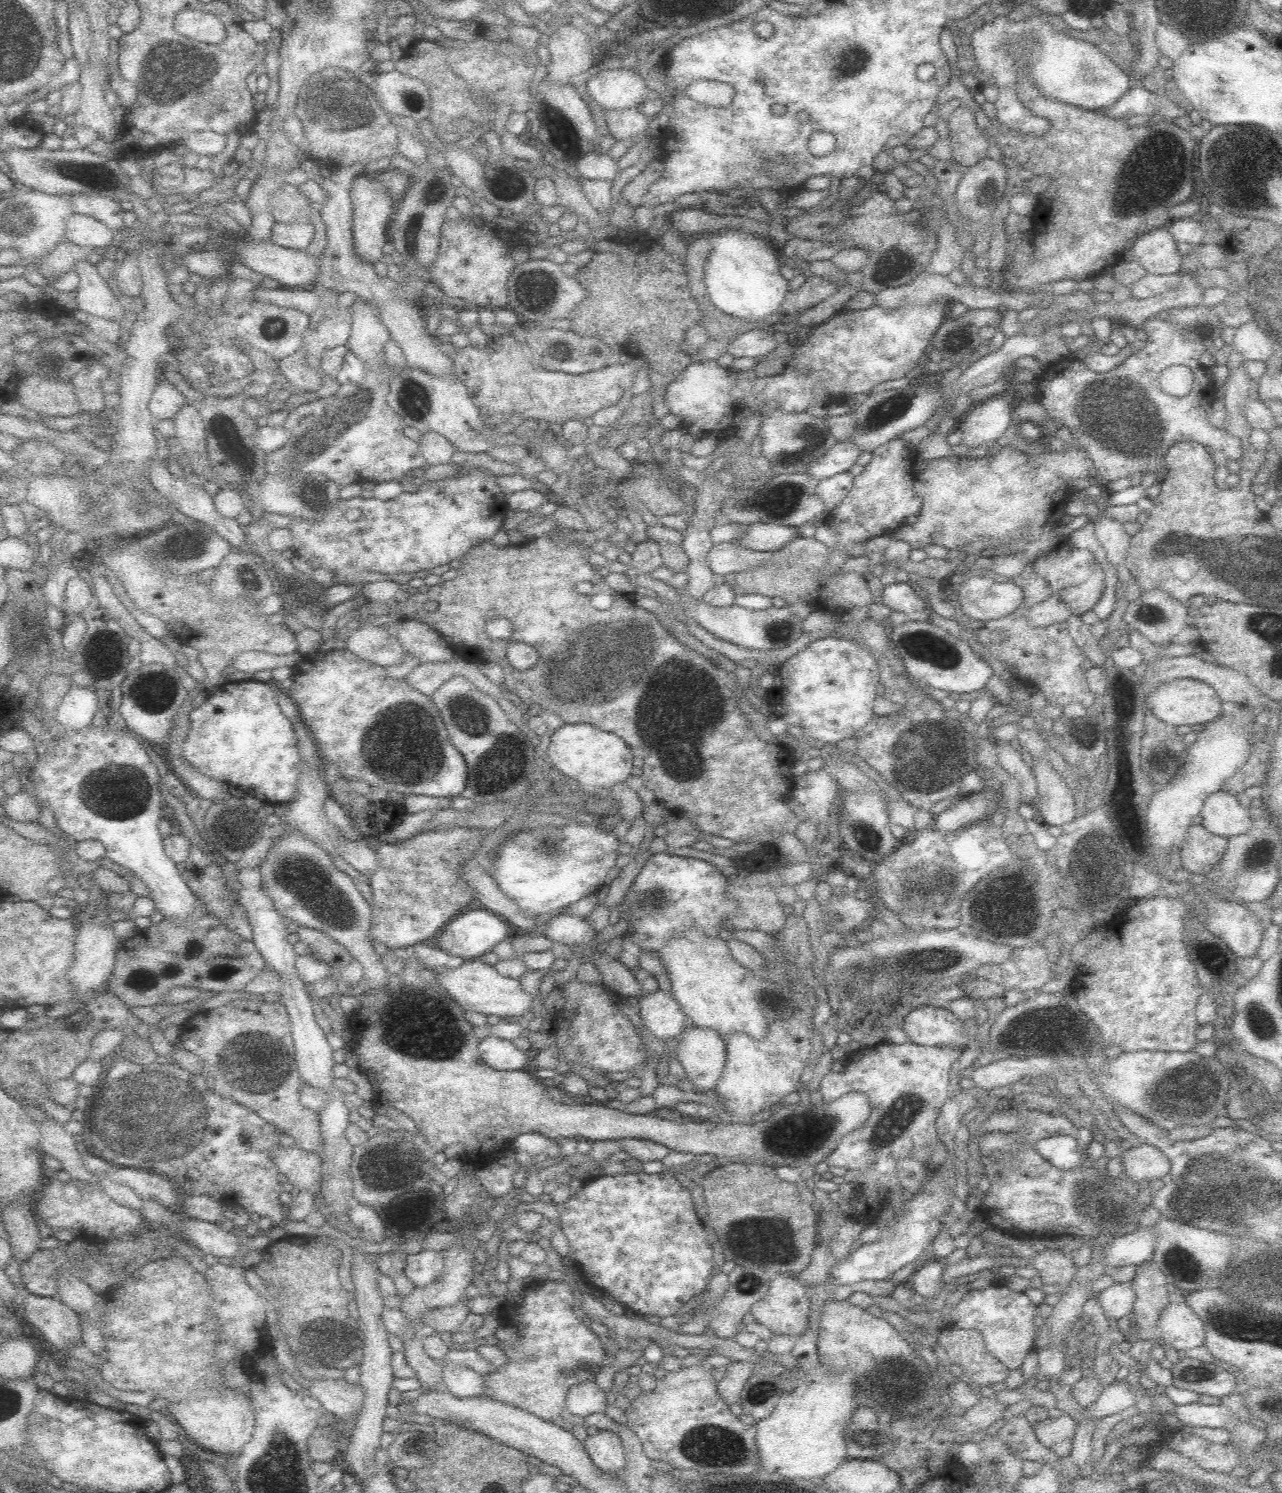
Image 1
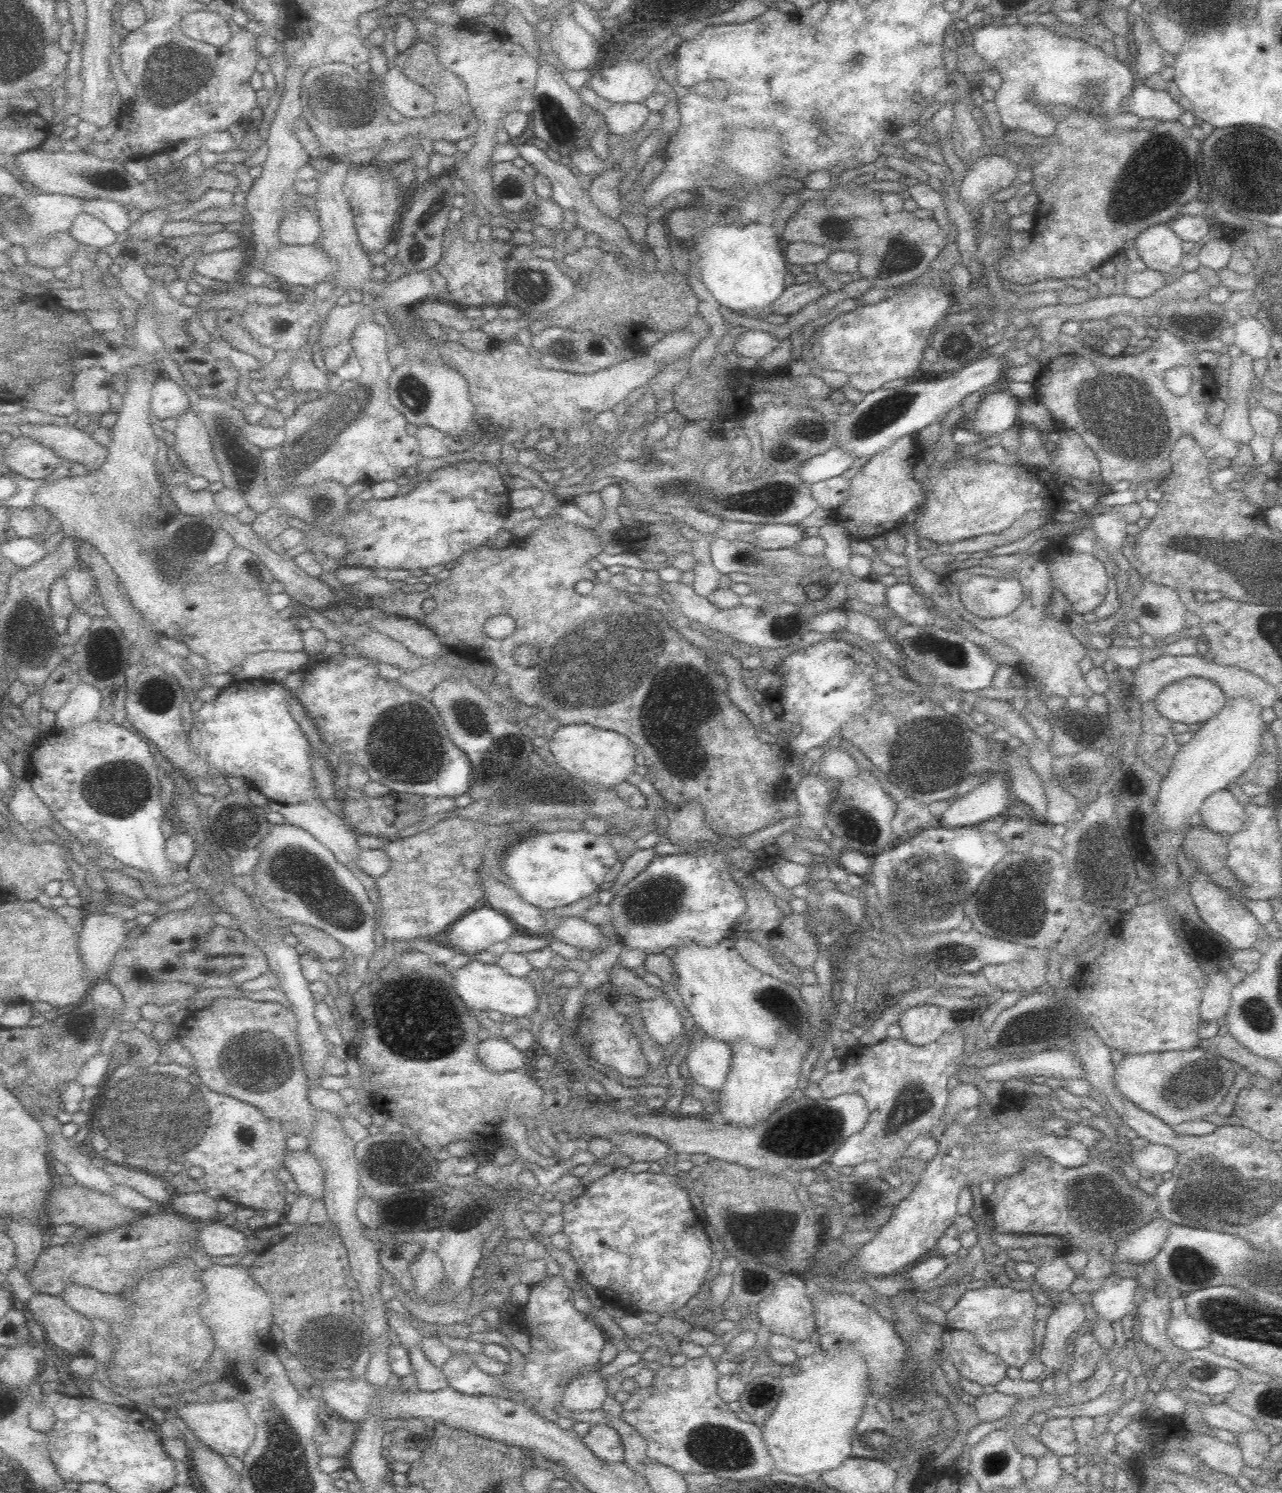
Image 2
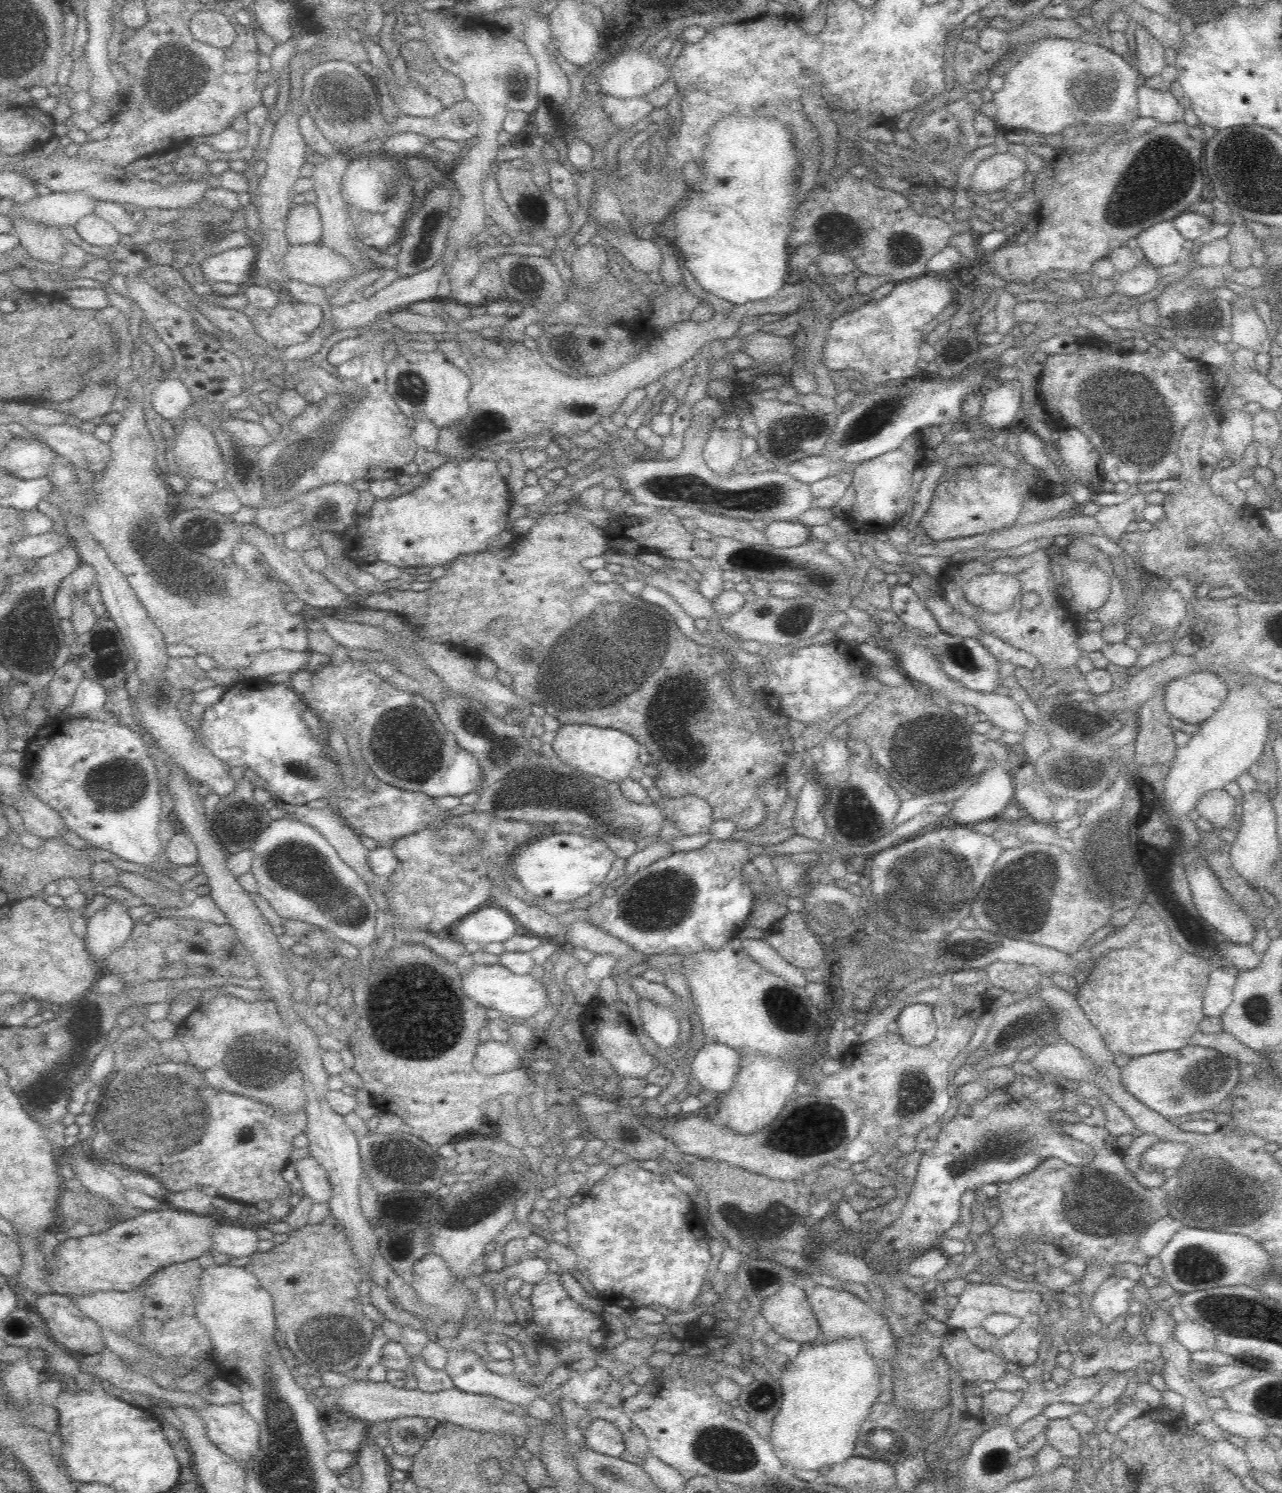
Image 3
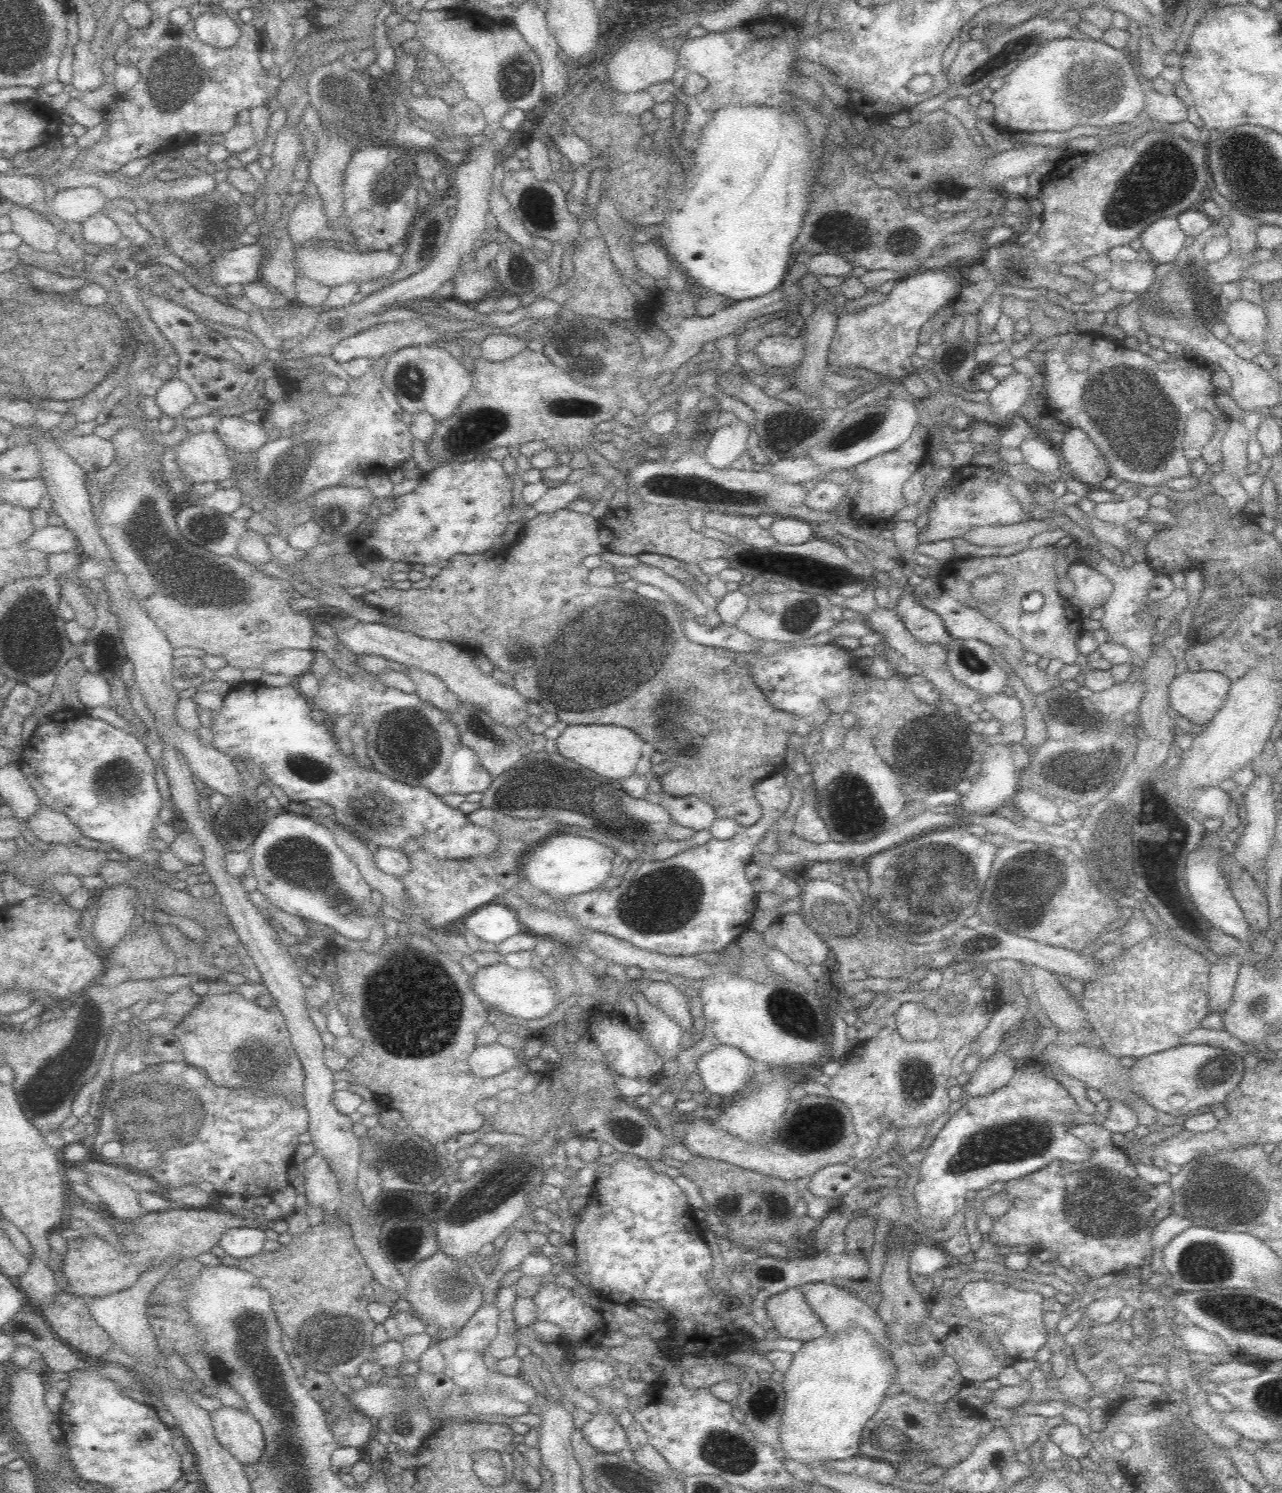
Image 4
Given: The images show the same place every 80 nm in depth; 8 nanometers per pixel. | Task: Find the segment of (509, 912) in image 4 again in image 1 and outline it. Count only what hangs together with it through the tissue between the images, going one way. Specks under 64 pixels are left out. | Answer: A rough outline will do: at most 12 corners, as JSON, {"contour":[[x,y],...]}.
{"contour":[[476,908],[437,935],[453,960],[482,956],[507,940],[508,921]]}

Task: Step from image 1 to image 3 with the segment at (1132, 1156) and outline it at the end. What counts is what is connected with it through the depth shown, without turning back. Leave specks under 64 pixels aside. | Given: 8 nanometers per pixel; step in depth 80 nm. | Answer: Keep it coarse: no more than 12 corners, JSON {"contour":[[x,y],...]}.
{"contour":[[1159,1140],[1142,1154],[1149,1170],[1177,1169],[1192,1147]]}

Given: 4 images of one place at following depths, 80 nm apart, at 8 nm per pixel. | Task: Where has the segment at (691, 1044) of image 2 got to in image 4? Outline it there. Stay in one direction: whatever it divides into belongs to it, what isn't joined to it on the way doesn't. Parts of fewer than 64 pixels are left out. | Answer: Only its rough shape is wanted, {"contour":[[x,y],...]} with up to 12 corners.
{"contour":[[718,1046],[697,1063],[715,1102],[740,1094],[759,1063],[742,1050]]}

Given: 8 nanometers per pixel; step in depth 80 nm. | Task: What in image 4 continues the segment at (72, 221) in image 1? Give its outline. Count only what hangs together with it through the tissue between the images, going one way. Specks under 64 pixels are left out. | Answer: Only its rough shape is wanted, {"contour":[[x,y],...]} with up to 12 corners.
{"contour":[[104,212],[77,229],[88,245],[113,250],[122,237]]}

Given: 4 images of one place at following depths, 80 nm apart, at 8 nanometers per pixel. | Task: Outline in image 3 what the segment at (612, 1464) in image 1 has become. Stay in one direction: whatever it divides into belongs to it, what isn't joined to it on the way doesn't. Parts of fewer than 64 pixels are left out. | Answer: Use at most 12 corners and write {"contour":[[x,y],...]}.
{"contour":[[593,1419],[583,1435],[585,1448],[614,1457],[625,1450],[622,1432]]}

